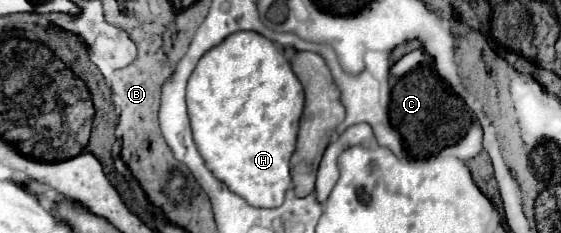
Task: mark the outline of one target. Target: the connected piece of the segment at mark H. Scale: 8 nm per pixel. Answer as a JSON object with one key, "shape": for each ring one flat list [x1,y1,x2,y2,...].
{"shape":[[235,32,199,60,187,84,186,103,195,144,215,178,225,182,251,206,281,206,291,186,289,160,295,152,299,118,303,114,303,86,285,54,257,32]]}

